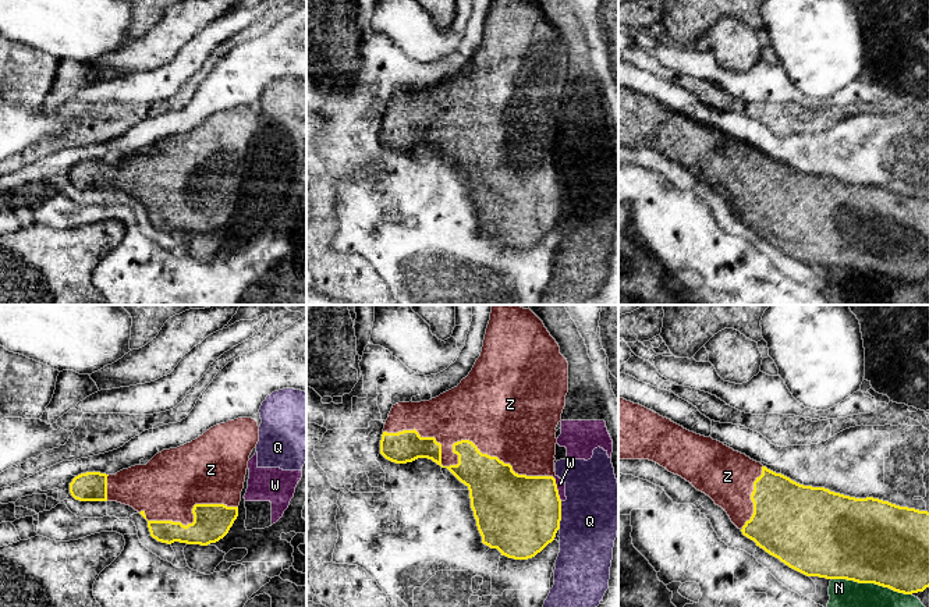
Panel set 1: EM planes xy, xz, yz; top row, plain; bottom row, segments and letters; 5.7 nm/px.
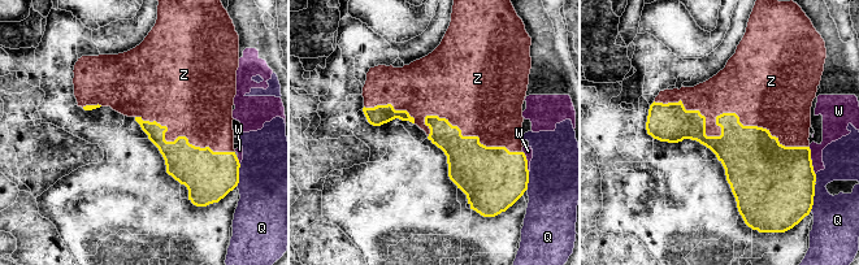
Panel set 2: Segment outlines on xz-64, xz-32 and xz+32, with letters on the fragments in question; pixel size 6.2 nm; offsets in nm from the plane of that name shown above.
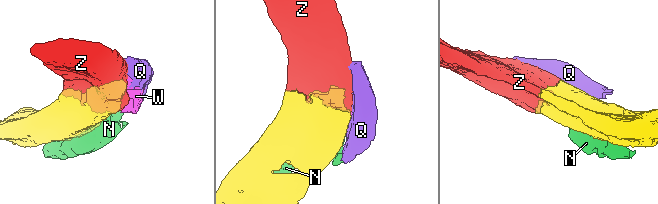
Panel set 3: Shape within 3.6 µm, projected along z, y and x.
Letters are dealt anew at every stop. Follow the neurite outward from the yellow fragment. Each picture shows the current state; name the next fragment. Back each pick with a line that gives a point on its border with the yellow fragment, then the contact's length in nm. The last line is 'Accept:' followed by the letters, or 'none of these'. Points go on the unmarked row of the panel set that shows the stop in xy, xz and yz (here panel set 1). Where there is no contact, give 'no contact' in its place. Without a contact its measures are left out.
Z: contact xz (453, 137); length 1000 nm
Accept: Z

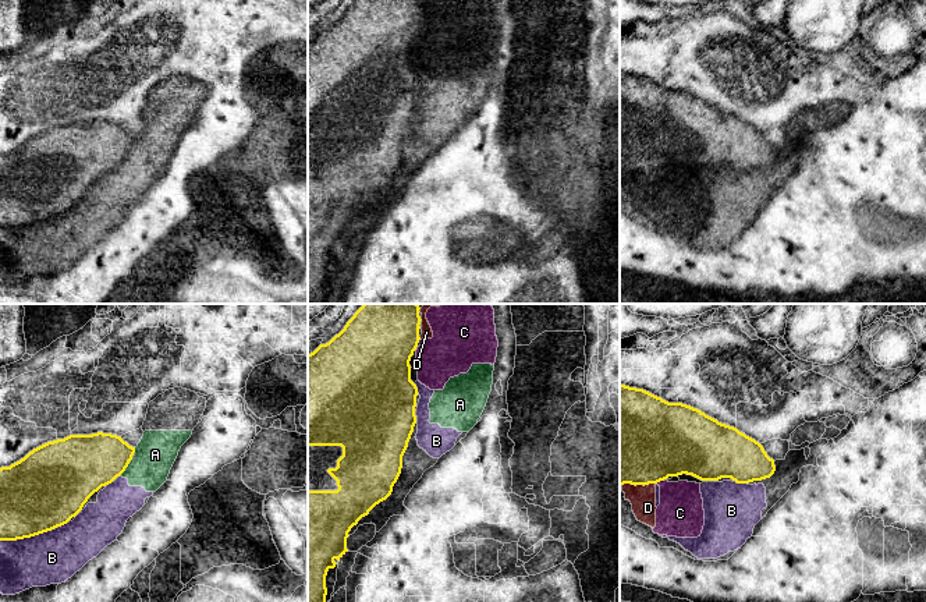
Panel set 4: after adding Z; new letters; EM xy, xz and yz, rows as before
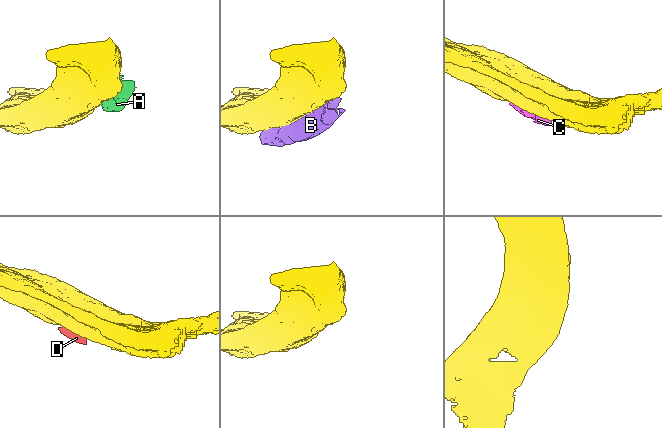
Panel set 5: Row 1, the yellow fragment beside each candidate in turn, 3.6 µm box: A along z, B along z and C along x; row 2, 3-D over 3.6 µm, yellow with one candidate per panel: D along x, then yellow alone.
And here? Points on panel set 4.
Accept: none of these

